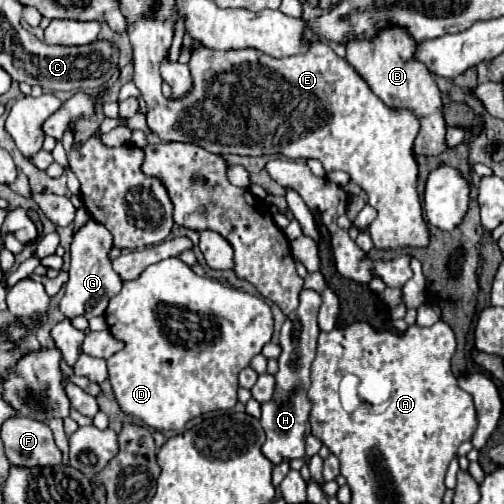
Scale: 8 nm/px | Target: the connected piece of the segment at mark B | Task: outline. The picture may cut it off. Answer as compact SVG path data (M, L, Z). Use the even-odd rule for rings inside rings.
M389 24L369 40L349 40L345 48L347 62L367 80L371 90L385 104L393 108L409 108L419 116L421 132L415 140L415 154L437 156L445 152L447 146L445 146L445 120L441 112L441 92L431 72L427 72L427 66L419 64L419 60L411 60L417 48L417 42L411 40L411 34L405 28Z

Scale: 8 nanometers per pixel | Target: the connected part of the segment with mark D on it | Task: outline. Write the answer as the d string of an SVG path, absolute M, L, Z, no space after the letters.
M165 258L157 264L151 264L137 280L131 280L131 282L123 282L123 288L121 292L109 300L109 308L105 312L105 318L107 318L107 324L109 324L109 330L115 338L123 340L125 342L125 348L121 352L117 352L115 356L111 356L107 360L107 366L109 366L109 380L111 380L111 386L113 386L113 392L115 392L115 398L119 402L119 408L125 412L125 414L131 414L131 416L137 416L141 418L147 426L159 430L159 432L165 432L165 430L181 430L191 418L197 418L205 412L213 412L213 410L227 410L227 408L233 408L237 404L237 374L249 366L251 358L255 354L261 352L261 348L271 340L271 334L273 334L273 314L271 314L271 308L257 296L251 296L247 292L241 292L241 290L235 290L235 288L229 288L225 284L219 284L215 280L209 280L209 278L203 278L203 276L197 276L191 266L187 266L185 262L181 262L179 258Z

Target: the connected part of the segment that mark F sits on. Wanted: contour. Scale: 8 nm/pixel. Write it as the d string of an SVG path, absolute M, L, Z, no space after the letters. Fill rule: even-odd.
M25 416L9 418L1 428L5 454L17 466L55 466L61 462L61 450L45 422Z

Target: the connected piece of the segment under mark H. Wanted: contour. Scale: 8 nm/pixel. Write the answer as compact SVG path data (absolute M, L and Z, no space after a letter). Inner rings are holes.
M301 290L299 294L299 308L291 312L281 328L281 356L279 356L279 372L275 394L269 402L265 402L263 414L261 414L261 426L267 434L267 440L263 444L263 454L273 464L281 464L285 458L303 458L305 456L305 436L307 436L307 418L311 410L311 402L307 398L309 388L309 368L315 358L315 340L319 336L317 326L317 312L321 306L321 296L315 290Z

